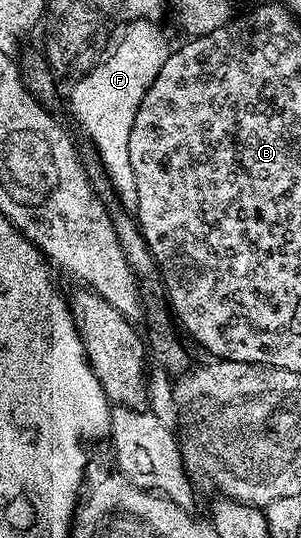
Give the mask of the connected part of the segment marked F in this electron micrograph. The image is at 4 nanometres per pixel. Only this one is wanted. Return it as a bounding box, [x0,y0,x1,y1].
[70,19,169,213]

